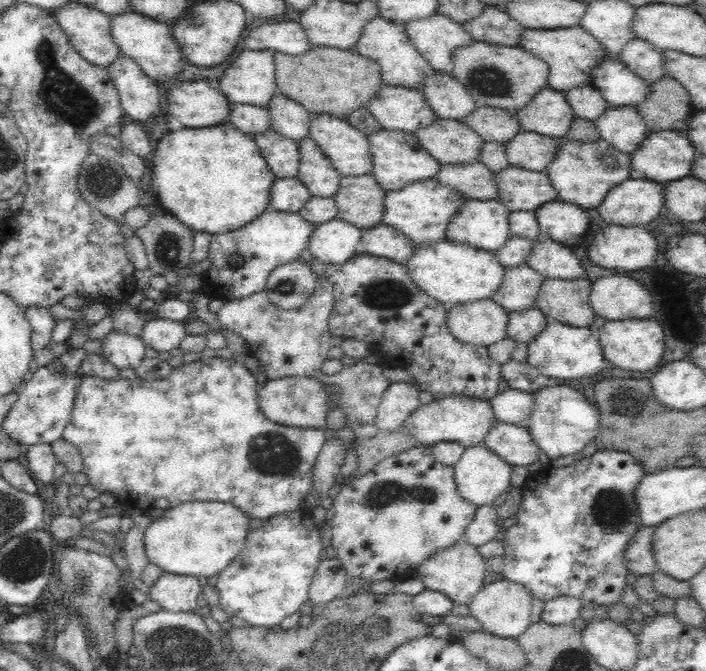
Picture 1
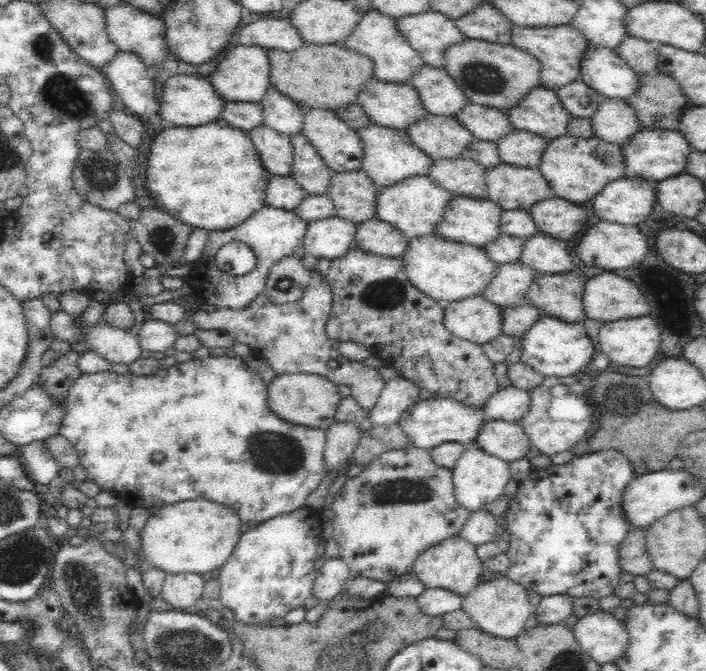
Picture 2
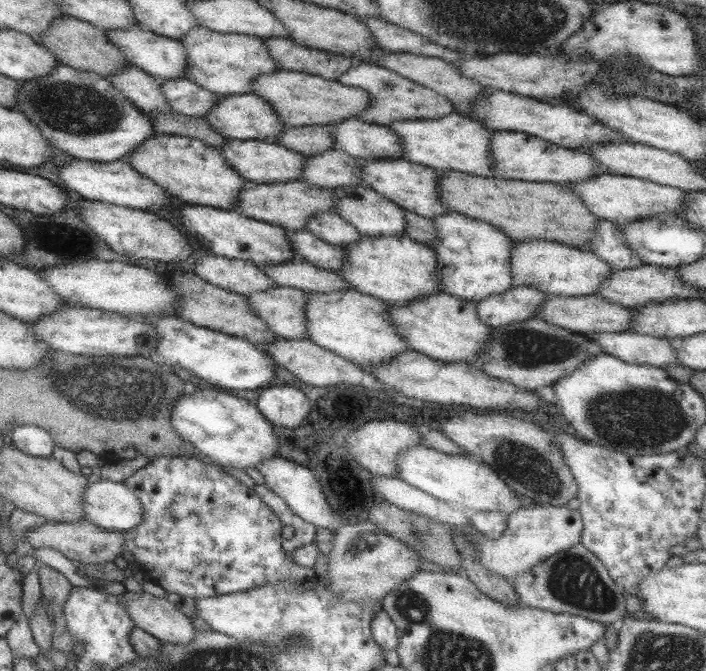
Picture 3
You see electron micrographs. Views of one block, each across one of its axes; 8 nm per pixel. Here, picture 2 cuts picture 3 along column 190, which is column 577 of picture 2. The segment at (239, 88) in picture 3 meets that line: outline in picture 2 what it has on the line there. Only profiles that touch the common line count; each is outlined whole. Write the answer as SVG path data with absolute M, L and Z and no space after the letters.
M570 24L564 26L554 26L554 28L520 28L520 26L512 26L512 46L518 50L524 50L528 54L532 54L538 62L540 62L540 84L544 88L556 90L572 80L582 80L580 78L580 62L584 52L590 48L590 42Z

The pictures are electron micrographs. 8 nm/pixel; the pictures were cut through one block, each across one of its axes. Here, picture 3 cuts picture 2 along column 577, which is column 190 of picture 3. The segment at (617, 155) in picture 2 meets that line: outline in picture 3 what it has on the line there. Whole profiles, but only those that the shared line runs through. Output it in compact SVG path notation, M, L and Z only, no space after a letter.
M153 134L143 140L131 154L123 156L141 176L159 184L171 196L181 198L185 204L201 204L221 210L235 210L235 200L245 186L253 186L249 180L233 172L221 152L207 146L203 140L175 134Z

